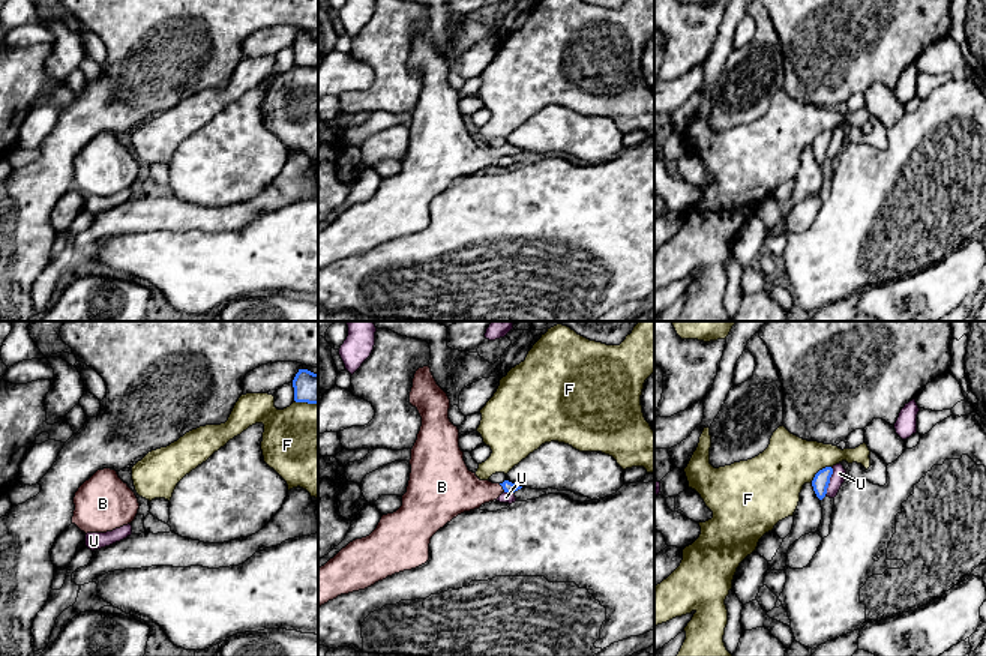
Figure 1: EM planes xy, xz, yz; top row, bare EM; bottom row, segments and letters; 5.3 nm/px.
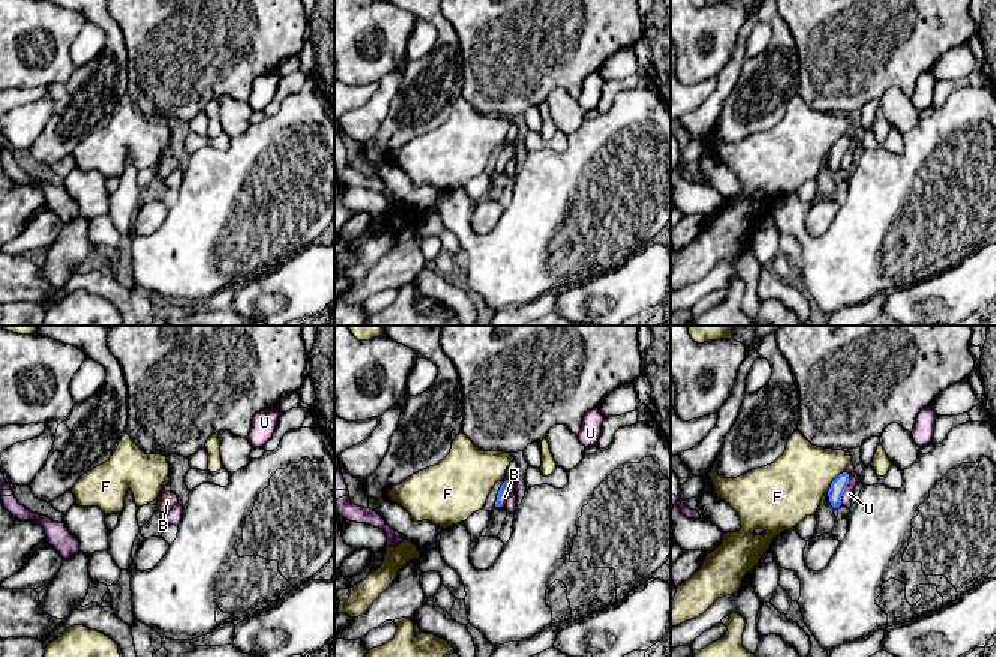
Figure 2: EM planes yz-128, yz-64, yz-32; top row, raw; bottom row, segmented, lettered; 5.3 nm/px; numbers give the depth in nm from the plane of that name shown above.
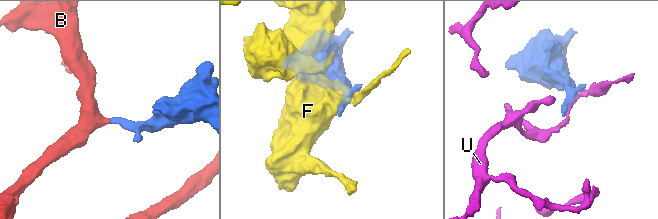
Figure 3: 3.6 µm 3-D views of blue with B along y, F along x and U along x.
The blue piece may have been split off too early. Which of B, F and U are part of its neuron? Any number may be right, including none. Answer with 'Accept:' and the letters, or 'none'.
Accept: B

